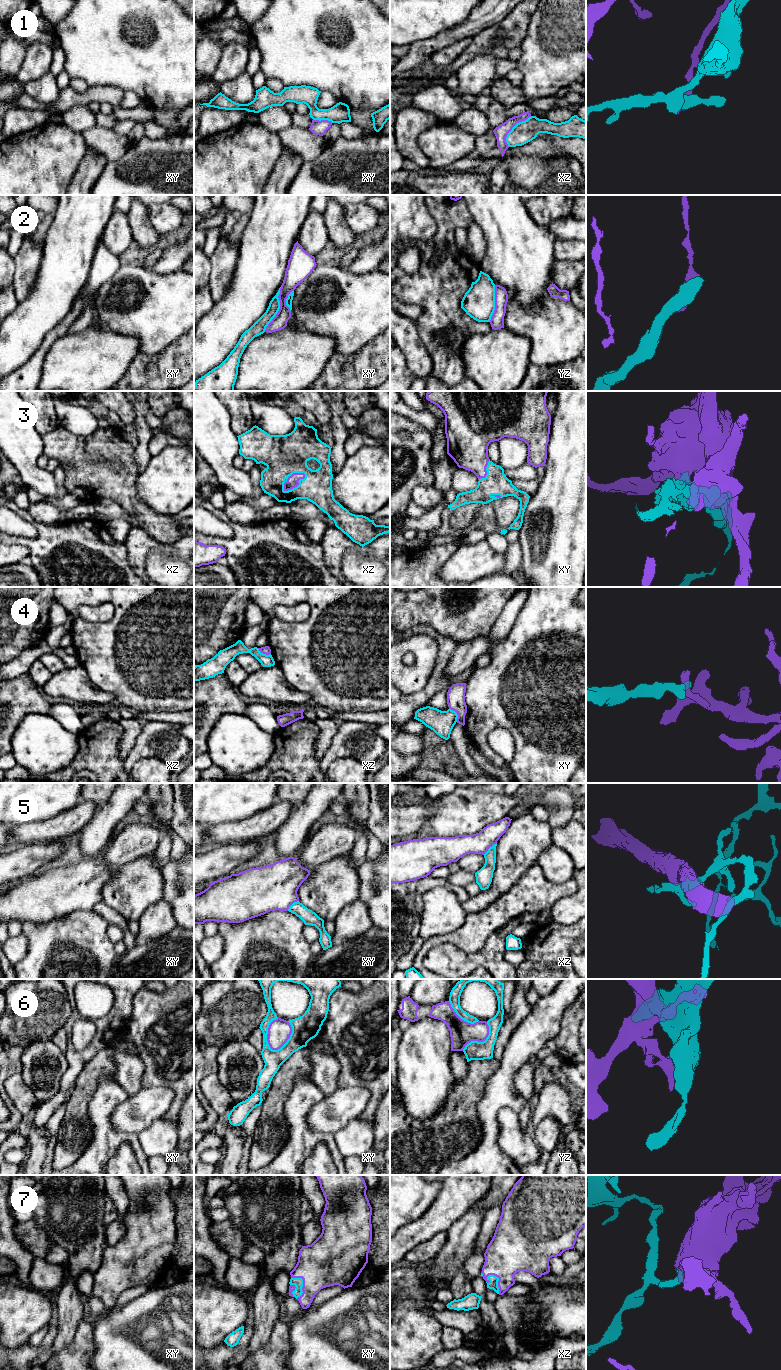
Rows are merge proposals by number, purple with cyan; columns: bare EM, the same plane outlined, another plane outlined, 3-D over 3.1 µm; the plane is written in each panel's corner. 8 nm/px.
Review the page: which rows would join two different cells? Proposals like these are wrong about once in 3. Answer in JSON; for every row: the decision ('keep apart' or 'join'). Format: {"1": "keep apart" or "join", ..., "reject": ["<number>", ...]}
{"1": "keep apart", "2": "keep apart", "3": "join", "4": "keep apart", "5": "keep apart", "6": "keep apart", "7": "join", "reject": ["1", "2", "4", "5", "6"]}

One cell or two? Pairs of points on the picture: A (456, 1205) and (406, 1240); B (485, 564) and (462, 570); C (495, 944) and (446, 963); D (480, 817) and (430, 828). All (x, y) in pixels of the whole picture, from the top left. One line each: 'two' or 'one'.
A: one
B: one
C: one
D: one

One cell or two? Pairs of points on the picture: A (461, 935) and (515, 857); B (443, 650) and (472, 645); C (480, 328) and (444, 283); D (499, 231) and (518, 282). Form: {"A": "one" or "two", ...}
{"A": "two", "B": "two", "C": "one", "D": "one"}

